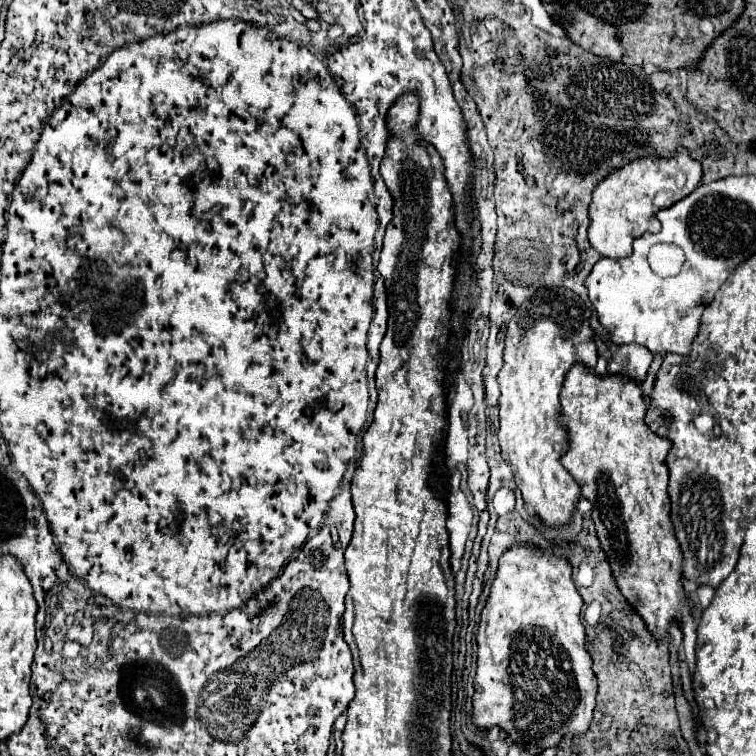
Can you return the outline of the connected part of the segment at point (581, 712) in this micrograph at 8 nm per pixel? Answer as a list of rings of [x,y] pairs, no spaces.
[[[514,543],[510,549],[506,549],[498,561],[498,571],[488,595],[488,601],[482,609],[480,615],[480,625],[478,625],[478,633],[476,633],[476,643],[478,643],[478,659],[476,659],[476,677],[474,677],[474,695],[472,695],[472,703],[474,703],[474,723],[480,729],[490,729],[494,725],[498,725],[504,733],[508,733],[516,743],[526,745],[530,751],[540,753],[546,747],[556,747],[560,743],[560,739],[564,735],[580,735],[590,727],[592,721],[592,711],[594,711],[594,697],[596,697],[596,675],[592,671],[592,659],[590,653],[584,649],[584,625],[580,621],[580,611],[582,611],[584,599],[578,593],[574,581],[572,581],[572,565],[568,563],[568,559],[564,557],[556,557],[550,553],[544,553],[540,547],[530,545],[530,543]]]

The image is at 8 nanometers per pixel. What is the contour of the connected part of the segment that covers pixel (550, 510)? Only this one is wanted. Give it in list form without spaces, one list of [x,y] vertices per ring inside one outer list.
[[[540,287],[528,301],[522,303],[522,307],[516,313],[516,319],[508,323],[504,365],[498,373],[498,385],[502,391],[498,399],[498,407],[500,407],[498,441],[504,459],[510,463],[514,471],[514,481],[522,491],[526,507],[534,509],[540,515],[540,519],[552,527],[568,523],[574,511],[574,503],[580,499],[578,483],[560,463],[560,457],[568,449],[568,435],[566,429],[560,425],[558,415],[560,415],[560,389],[568,369],[578,363],[590,371],[594,371],[596,367],[596,343],[592,337],[594,333],[588,323],[584,301],[566,287],[556,287],[556,289]]]

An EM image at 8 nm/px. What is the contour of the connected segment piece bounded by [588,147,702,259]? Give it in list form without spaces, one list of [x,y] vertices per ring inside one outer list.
[[[678,147],[678,151],[666,159],[634,159],[634,163],[612,171],[592,191],[588,227],[590,245],[602,257],[630,257],[634,239],[642,235],[640,221],[644,221],[644,231],[656,231],[654,215],[660,209],[670,207],[686,195],[690,195],[700,185],[700,179],[702,163],[698,163],[698,159],[692,159],[686,147]]]

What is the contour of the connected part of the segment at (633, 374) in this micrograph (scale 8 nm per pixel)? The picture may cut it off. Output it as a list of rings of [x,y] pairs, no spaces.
[[[622,345],[618,349],[618,353],[612,357],[610,365],[608,365],[608,373],[618,373],[618,375],[626,375],[636,383],[642,383],[648,367],[652,363],[652,353],[640,345]]]

